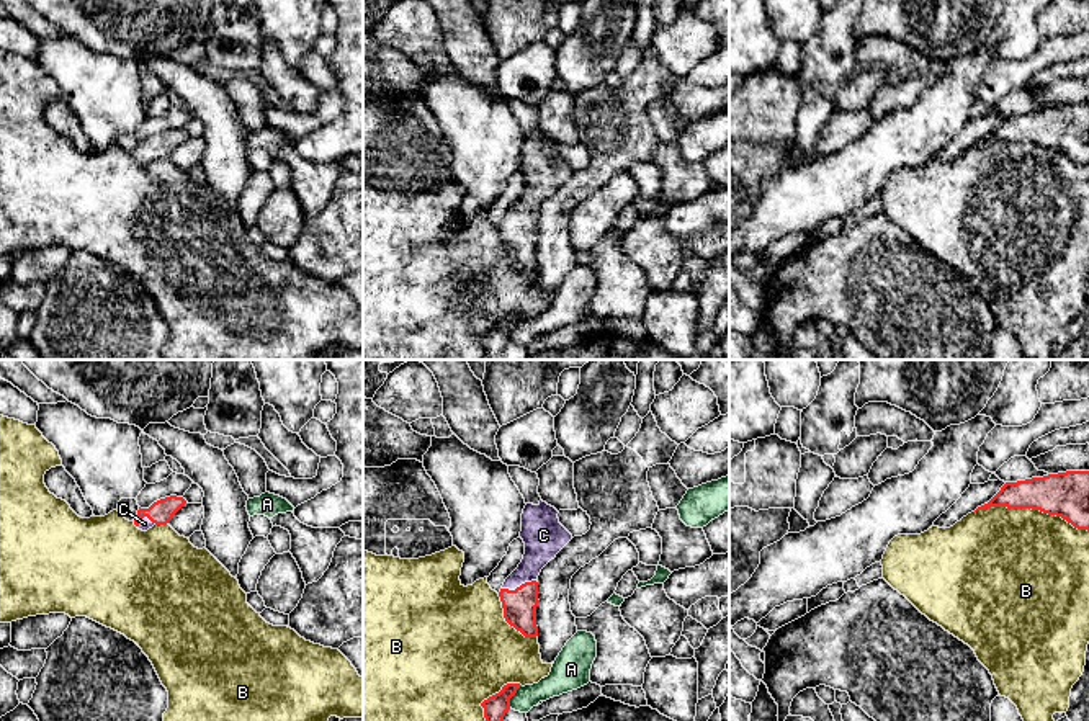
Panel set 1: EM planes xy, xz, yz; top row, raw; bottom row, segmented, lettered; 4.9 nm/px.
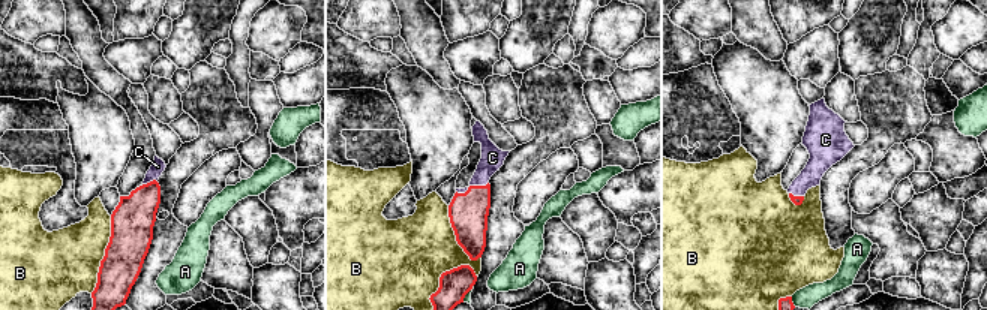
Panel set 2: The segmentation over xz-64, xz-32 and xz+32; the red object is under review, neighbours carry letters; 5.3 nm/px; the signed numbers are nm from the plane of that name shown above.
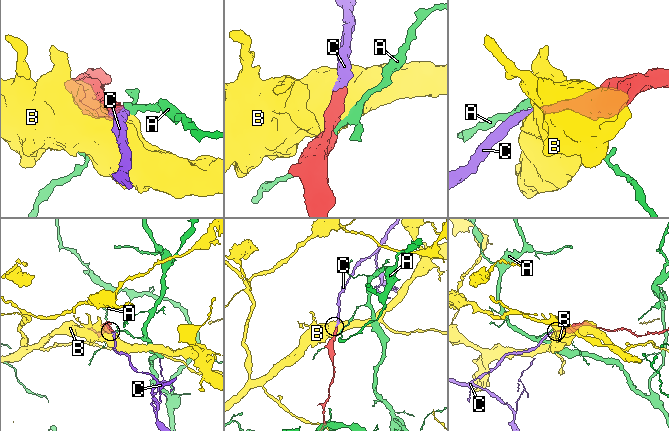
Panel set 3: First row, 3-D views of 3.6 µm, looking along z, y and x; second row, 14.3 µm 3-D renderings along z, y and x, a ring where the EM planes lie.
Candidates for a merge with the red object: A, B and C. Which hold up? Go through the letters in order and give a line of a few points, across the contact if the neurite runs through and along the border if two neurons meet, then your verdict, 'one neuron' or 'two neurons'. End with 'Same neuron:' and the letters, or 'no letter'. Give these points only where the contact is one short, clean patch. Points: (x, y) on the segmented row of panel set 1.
A: xz (520, 685), (509, 707) | two neurons
B: two neurons
C: xz (519, 605), (520, 586), (543, 541) | one neuron
Same neuron: C

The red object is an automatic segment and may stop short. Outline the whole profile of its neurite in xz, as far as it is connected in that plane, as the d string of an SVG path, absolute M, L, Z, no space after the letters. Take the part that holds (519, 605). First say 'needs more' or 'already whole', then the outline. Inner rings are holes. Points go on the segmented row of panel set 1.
needs more; M543 500L538 505L525 505L520 531L525 554L499 592L505 621L525 638L538 636L538 575L572 540L572 535L559 523L558 513L554 507Z

